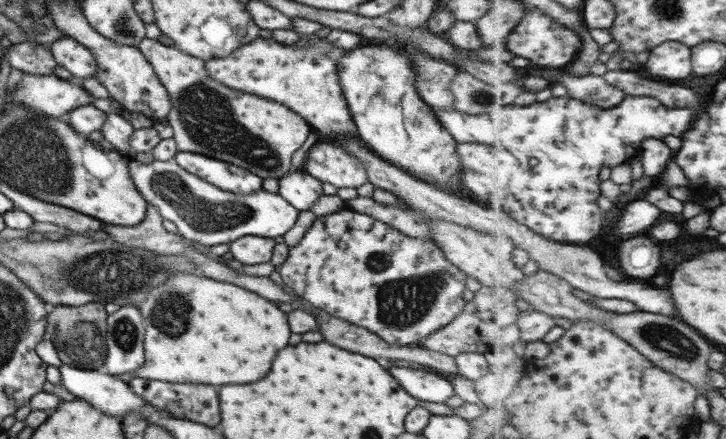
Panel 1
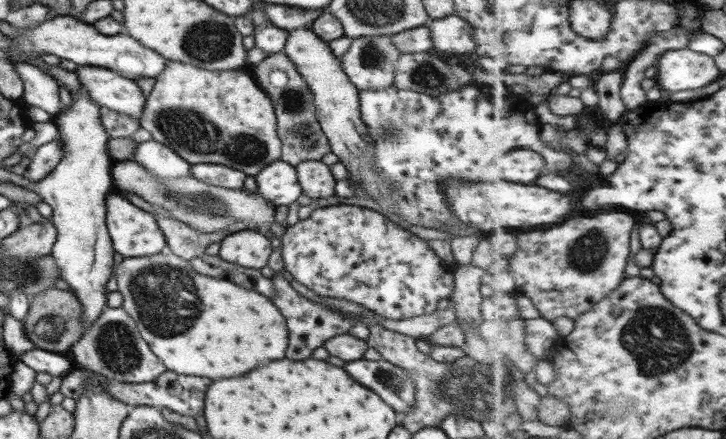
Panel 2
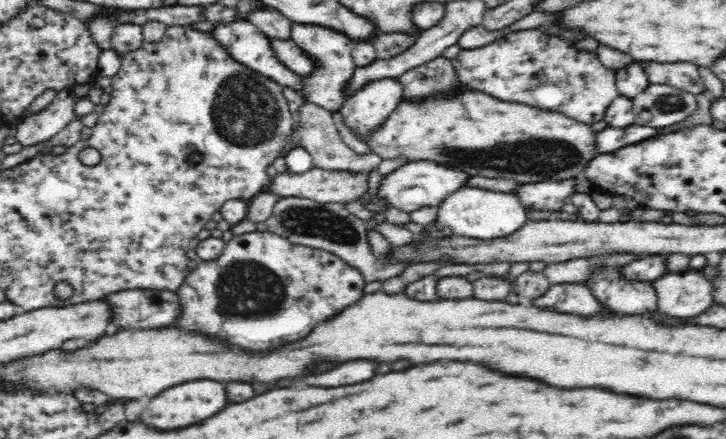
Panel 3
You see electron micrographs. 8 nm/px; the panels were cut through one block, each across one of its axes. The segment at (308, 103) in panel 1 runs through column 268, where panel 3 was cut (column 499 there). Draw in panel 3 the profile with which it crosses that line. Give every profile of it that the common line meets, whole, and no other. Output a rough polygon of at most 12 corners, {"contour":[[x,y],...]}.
{"contour":[[550,28],[451,59],[460,83],[586,124],[616,71]]}

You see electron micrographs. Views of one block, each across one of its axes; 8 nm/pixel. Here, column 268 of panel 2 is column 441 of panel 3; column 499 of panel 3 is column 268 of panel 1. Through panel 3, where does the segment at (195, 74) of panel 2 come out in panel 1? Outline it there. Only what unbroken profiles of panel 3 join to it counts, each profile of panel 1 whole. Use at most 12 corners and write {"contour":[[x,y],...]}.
{"contour":[[143,37],[178,151],[280,179],[312,130]]}

